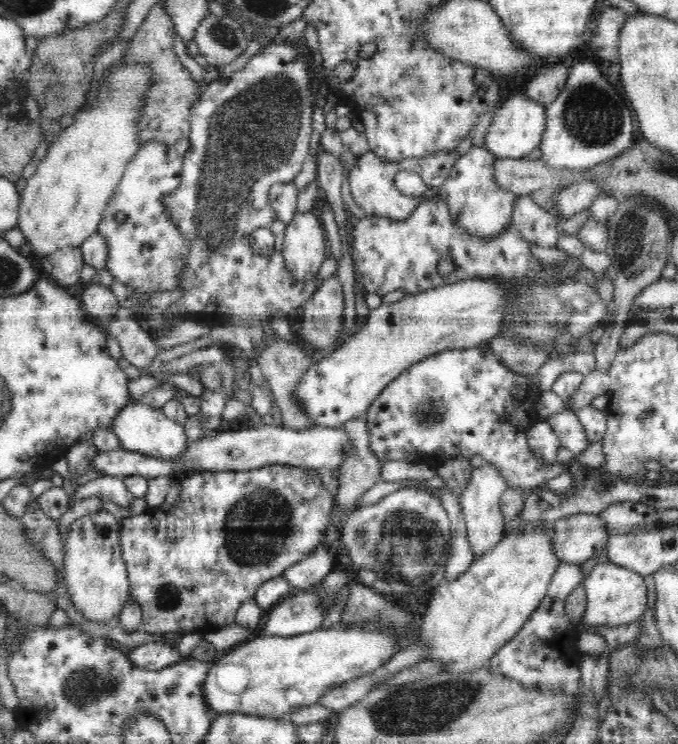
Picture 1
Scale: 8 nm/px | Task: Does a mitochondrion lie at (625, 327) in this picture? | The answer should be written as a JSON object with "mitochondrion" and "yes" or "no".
{"mitochondrion":"no"}

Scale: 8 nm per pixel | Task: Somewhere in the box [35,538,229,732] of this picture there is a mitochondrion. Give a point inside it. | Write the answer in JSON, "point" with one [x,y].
{"point":[86,686]}

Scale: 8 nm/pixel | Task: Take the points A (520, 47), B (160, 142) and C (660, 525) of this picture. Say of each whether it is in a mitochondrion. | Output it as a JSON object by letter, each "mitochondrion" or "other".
{"A":"other","B":"other","C":"other"}

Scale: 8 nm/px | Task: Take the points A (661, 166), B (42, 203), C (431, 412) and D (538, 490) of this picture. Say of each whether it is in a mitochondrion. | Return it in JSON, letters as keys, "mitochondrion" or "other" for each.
{"A":"mitochondrion","B":"other","C":"mitochondrion","D":"other"}

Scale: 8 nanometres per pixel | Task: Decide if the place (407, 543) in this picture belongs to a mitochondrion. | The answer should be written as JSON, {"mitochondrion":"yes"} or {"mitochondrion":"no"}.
{"mitochondrion":"yes"}

